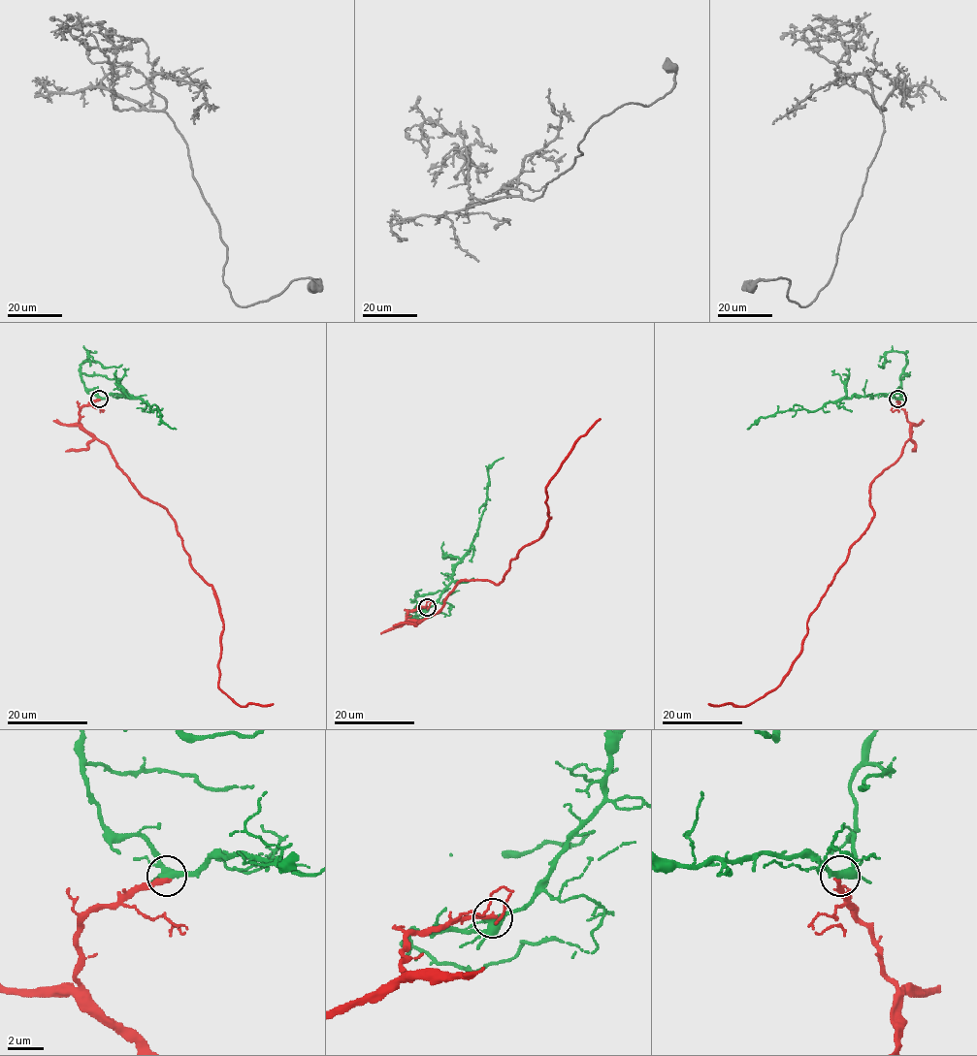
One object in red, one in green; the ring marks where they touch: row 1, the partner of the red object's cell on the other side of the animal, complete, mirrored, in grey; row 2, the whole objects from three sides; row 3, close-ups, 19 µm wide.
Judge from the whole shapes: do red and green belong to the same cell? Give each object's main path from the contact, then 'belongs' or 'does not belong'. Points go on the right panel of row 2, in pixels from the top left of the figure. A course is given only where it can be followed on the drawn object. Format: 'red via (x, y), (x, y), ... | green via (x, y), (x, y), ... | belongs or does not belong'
red via (897, 400), (910, 437), (899, 458), (874, 479), (873, 518), (810, 615), (791, 669), (748, 705), (708, 704) | green via (897, 399), (877, 393), (841, 398), (813, 411), (777, 411), (759, 417), (747, 429) | belongs

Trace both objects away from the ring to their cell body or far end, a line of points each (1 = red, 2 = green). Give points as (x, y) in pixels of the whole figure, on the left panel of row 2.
1: (99, 400), (80, 408), (81, 426), (144, 496), (166, 510), (217, 600), (218, 687), (237, 705), (273, 704)
2: (99, 399), (118, 393), (139, 398), (152, 411), (159, 410), (167, 426), (176, 429)

